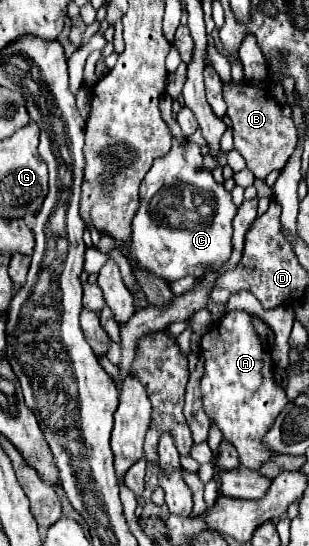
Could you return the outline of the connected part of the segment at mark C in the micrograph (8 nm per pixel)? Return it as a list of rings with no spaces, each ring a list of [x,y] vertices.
[[[176,139],[168,155],[154,161],[150,171],[146,173],[140,185],[140,207],[132,219],[132,241],[120,243],[112,241],[110,237],[102,237],[98,249],[102,253],[110,253],[112,249],[120,249],[124,245],[128,249],[128,261],[132,263],[132,275],[136,277],[138,271],[148,271],[166,279],[168,283],[178,281],[186,275],[204,277],[210,267],[222,267],[232,255],[232,221],[238,213],[238,207],[232,201],[232,195],[212,177],[210,169],[202,167],[204,157],[200,153],[200,145],[184,139]]]

